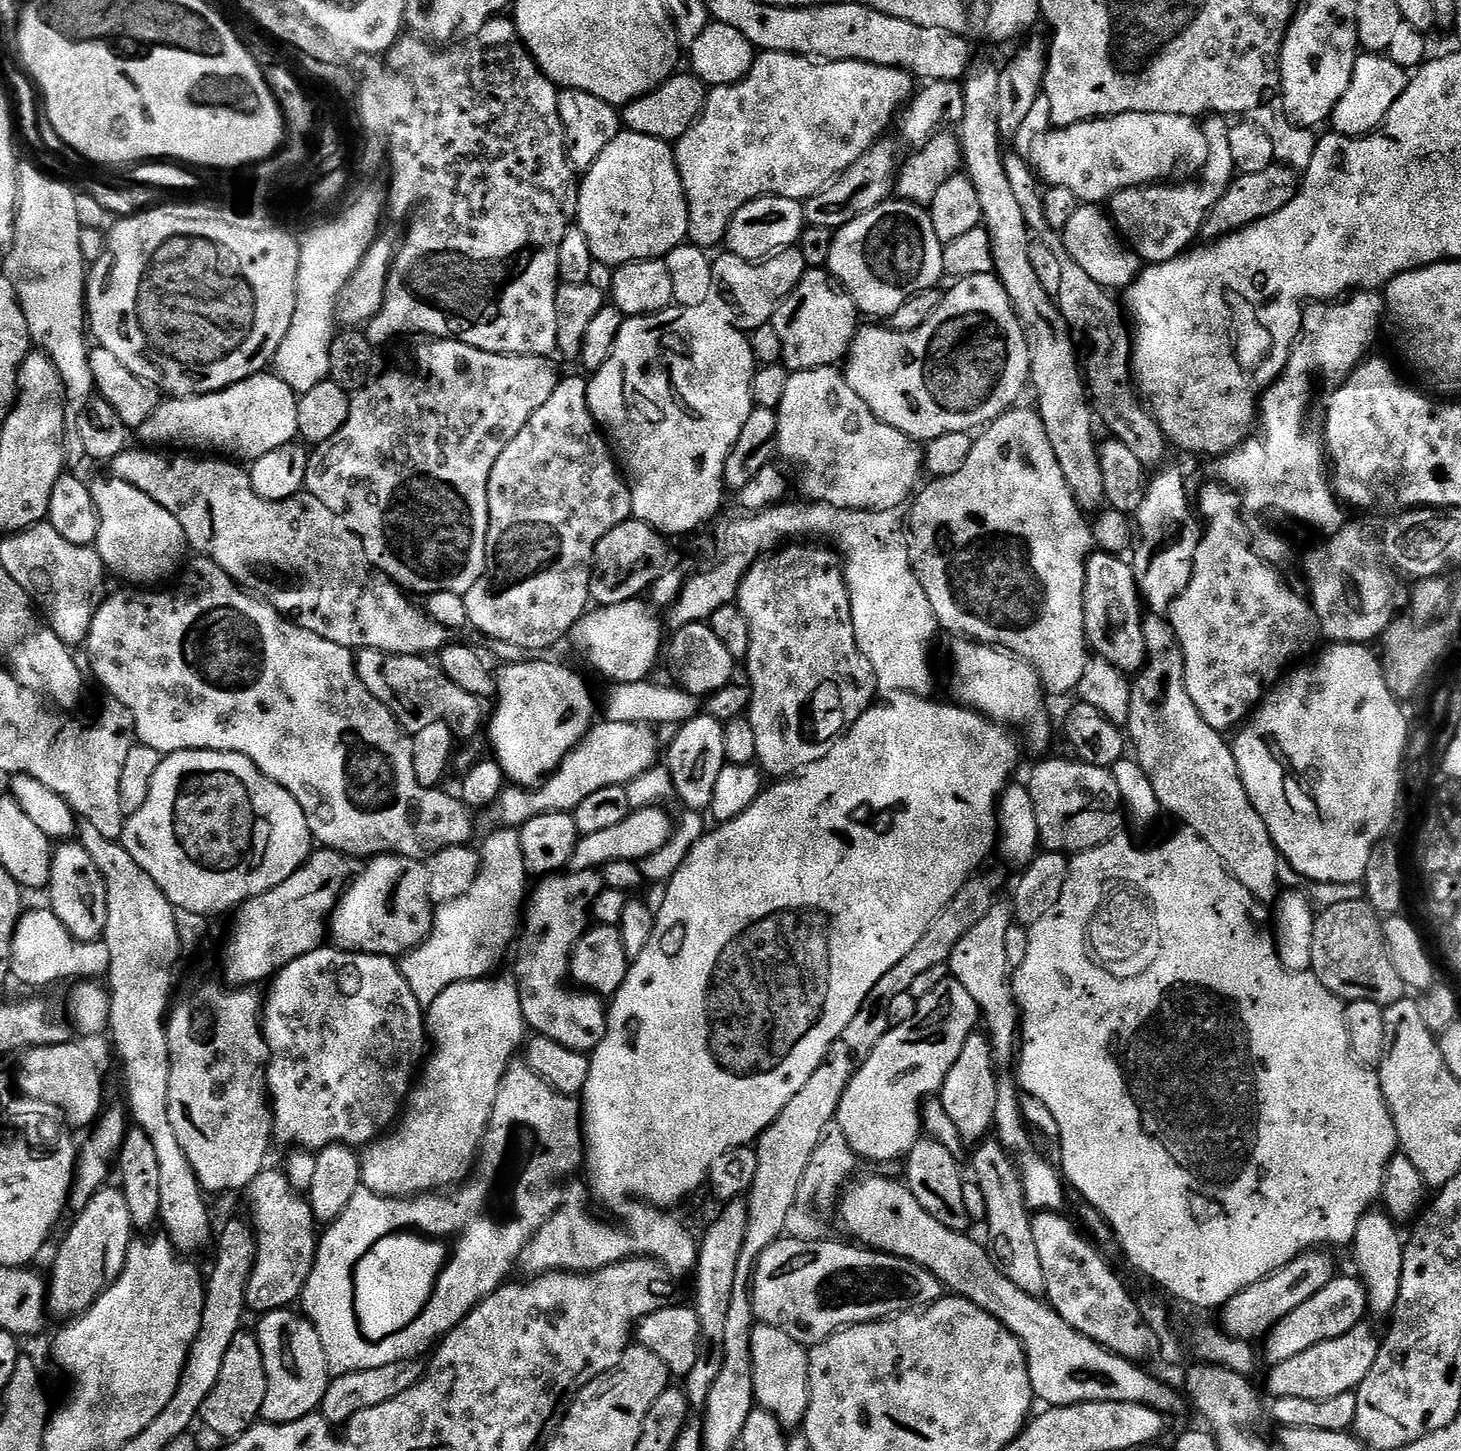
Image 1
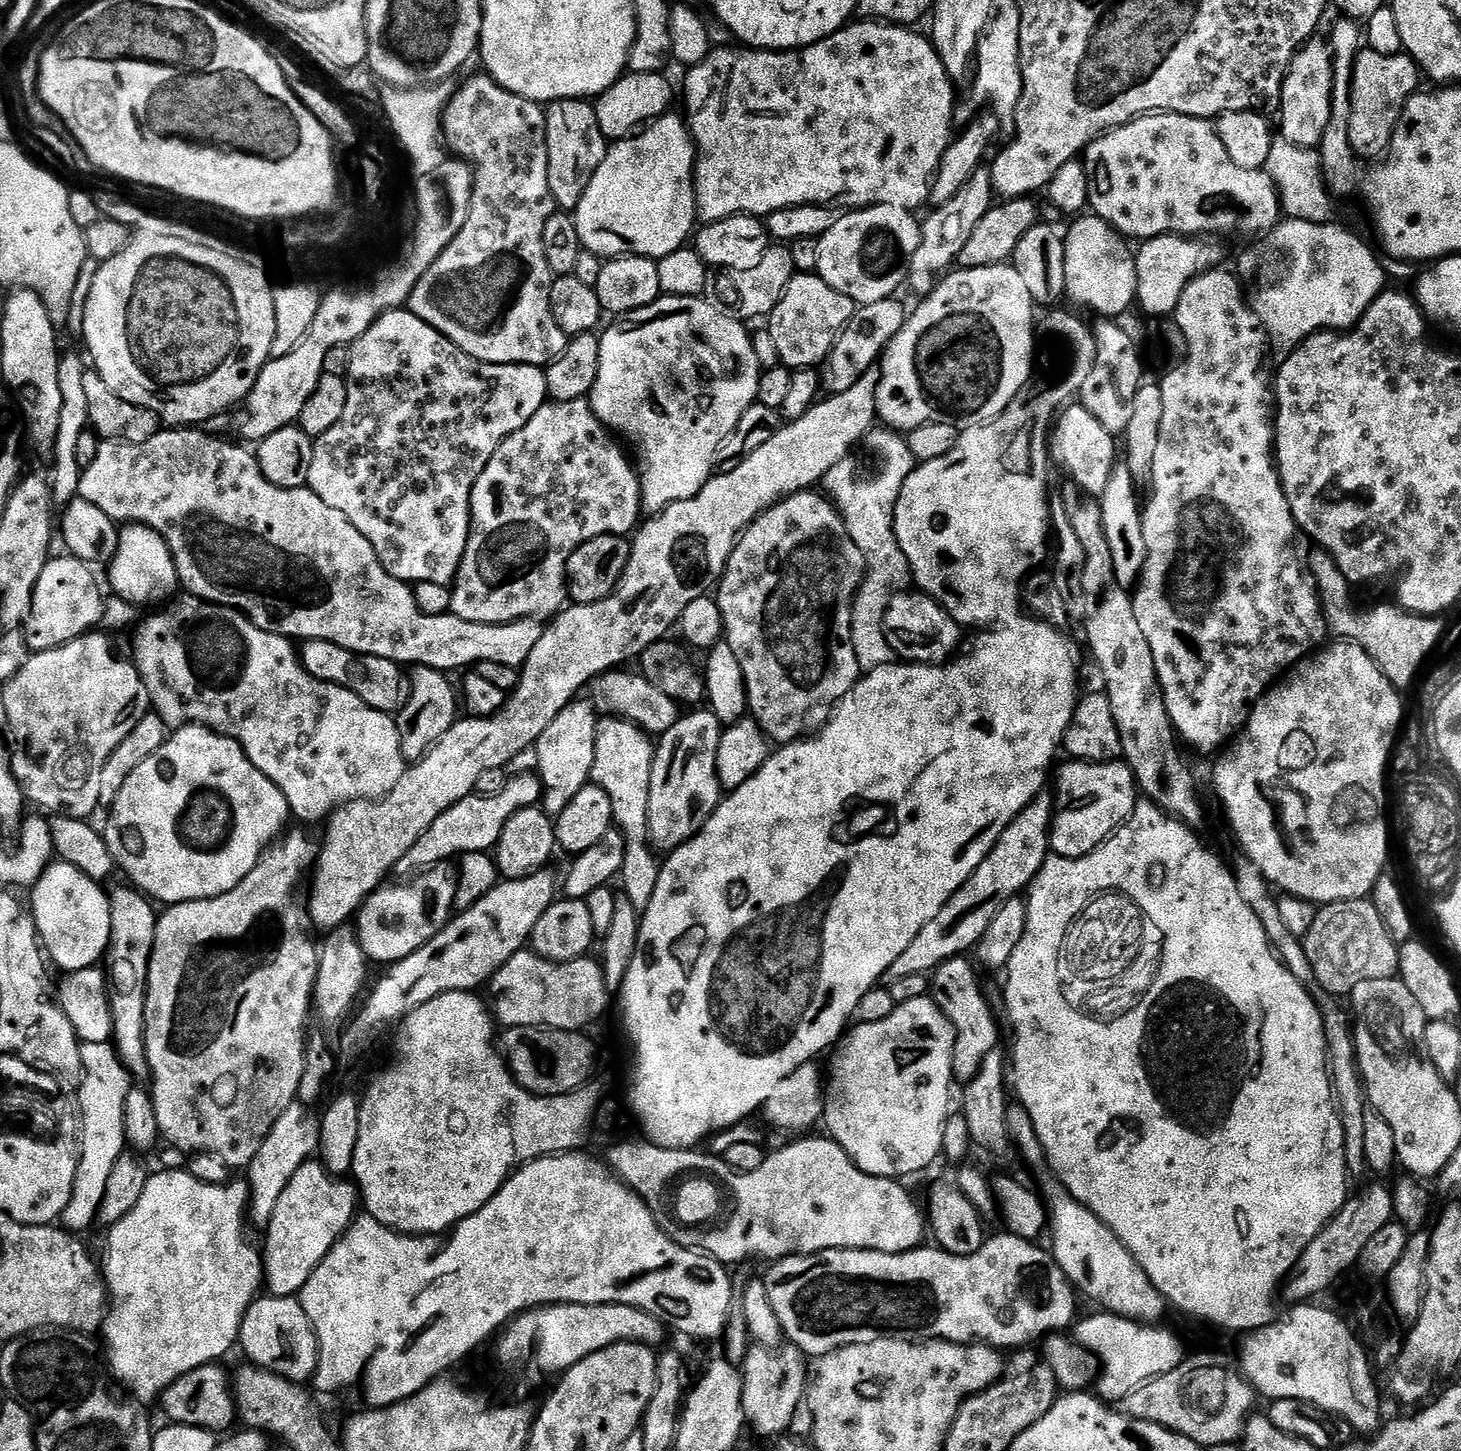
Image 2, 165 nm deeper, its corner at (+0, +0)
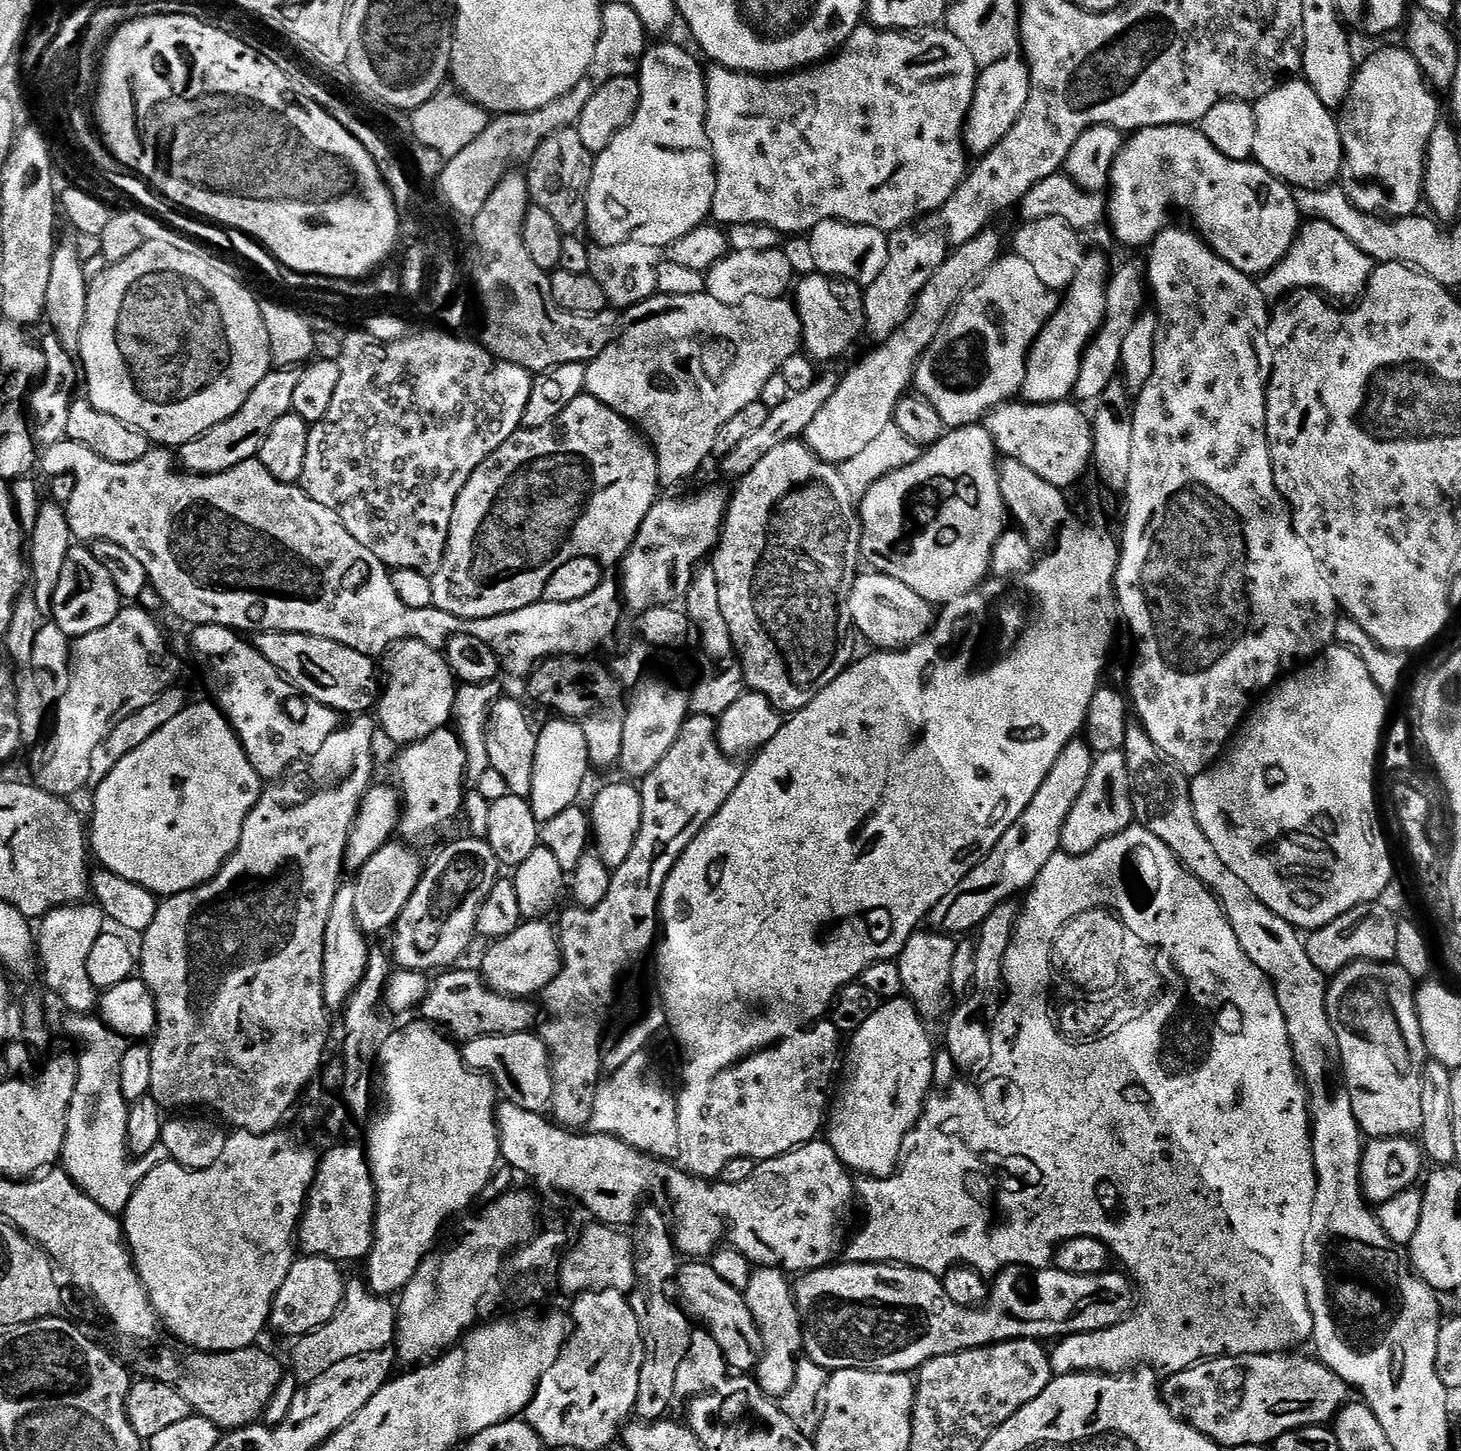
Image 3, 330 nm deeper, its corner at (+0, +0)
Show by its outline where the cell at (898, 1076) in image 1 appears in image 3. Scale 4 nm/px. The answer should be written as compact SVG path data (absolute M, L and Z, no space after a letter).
M897 998L883 1001L880 1009L870 1014L870 1018L866 1018L866 1022L862 1022L862 1026L851 1033L852 1045L846 1048L848 1081L840 1096L840 1109L837 1112L835 1109L826 1121L826 1139L845 1168L853 1173L864 1172L860 1174L868 1178L890 1176L905 1155L906 1141L924 1112L930 1096L928 1091L933 1091L936 1078L937 1049L932 1048L932 1036L924 1020L925 1017L917 1012L911 1000Z

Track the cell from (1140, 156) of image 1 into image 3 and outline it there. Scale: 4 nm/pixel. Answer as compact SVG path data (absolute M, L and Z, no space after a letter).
M1167 124L1161 128L1142 128L1138 132L1131 133L1125 139L1124 146L1118 154L1114 166L1112 167L1112 179L1110 181L1110 191L1106 196L1106 220L1110 225L1112 223L1112 232L1124 244L1129 244L1130 247L1136 248L1139 244L1144 246L1151 245L1158 233L1169 223L1168 211L1171 210L1172 204L1177 204L1180 208L1189 208L1192 211L1192 220L1195 231L1198 233L1201 240L1205 240L1226 262L1230 262L1230 266L1234 266L1234 270L1244 272L1247 276L1253 278L1263 277L1264 273L1270 271L1278 261L1290 250L1290 246L1296 240L1296 233L1302 227L1302 213L1300 205L1296 202L1293 189L1285 184L1274 174L1267 172L1261 164L1249 162L1248 160L1231 160L1226 158L1226 154L1222 154L1215 148L1212 143L1206 139L1199 127L1190 124Z

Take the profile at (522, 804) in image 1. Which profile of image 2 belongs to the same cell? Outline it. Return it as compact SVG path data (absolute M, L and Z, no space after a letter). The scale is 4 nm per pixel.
M535 771L520 772L517 776L509 775L504 781L502 790L492 796L473 794L462 802L450 806L441 816L434 818L430 830L410 846L410 850L396 863L394 869L397 877L404 878L407 872L419 873L421 870L431 870L443 865L444 860L459 857L465 852L491 853L496 847L498 838L510 818L518 814L518 810L537 807L541 803L542 785Z

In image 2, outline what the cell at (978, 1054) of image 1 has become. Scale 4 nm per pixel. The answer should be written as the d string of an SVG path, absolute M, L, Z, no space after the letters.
M967 955L955 956L942 962L930 976L930 999L952 1023L955 1040L952 1046L952 1075L957 1081L973 1080L985 1057L996 1046L996 1020L988 1009L988 1000L980 993L973 961Z

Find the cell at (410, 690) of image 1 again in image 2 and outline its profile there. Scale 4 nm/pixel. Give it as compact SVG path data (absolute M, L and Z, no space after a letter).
M309 640L302 648L302 663L304 669L314 678L325 680L327 684L337 684L362 698L372 708L379 712L395 713L402 703L402 688L400 692L401 665L386 658L359 656L357 652L346 650L337 644L325 640Z

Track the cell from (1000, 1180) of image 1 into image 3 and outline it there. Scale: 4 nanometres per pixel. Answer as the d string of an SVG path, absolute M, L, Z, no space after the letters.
M1012 902L999 904L989 916L981 922L975 933L973 966L974 974L970 991L965 999L952 1012L948 1020L948 1044L946 1050L954 1058L957 1069L983 1069L992 1058L992 1034L988 1024L988 1012L995 1013L1002 1000L1004 983L1004 959L1006 950L1012 941L1018 919L1017 905Z

